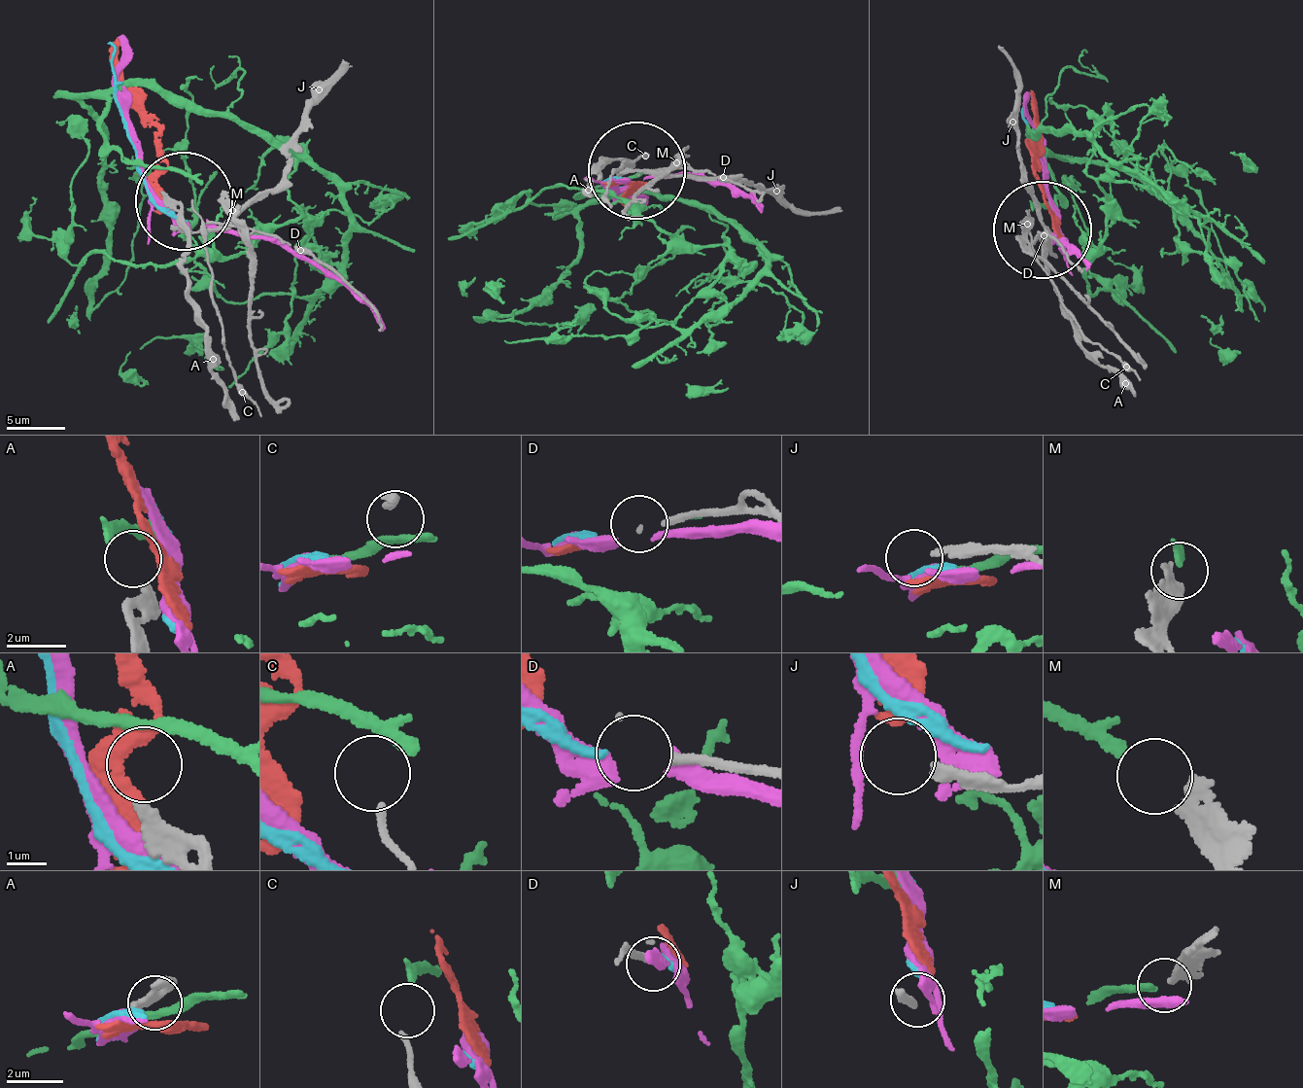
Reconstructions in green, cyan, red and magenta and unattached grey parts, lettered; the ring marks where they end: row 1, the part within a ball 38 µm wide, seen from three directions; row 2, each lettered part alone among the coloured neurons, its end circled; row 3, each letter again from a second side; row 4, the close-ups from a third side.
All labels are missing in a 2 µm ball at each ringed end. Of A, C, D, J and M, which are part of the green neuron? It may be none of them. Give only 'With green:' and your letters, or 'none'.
With green: M

